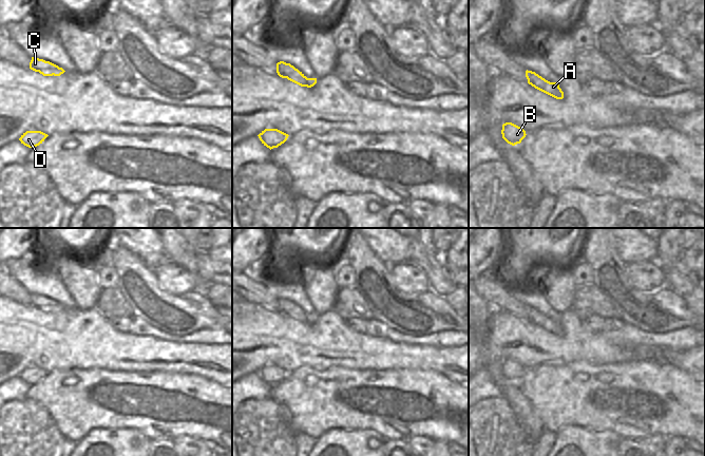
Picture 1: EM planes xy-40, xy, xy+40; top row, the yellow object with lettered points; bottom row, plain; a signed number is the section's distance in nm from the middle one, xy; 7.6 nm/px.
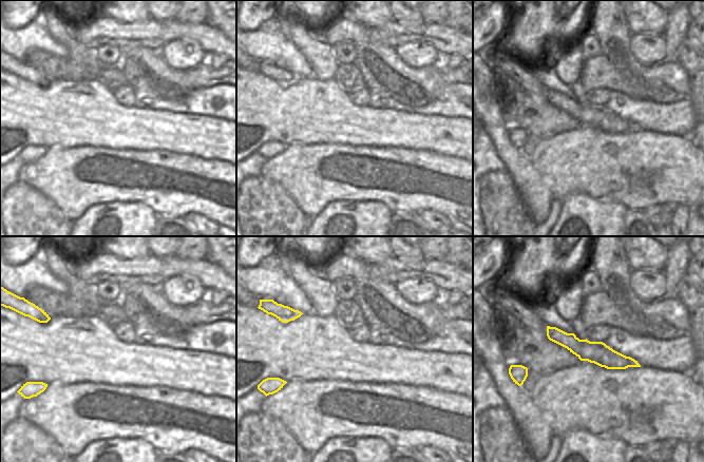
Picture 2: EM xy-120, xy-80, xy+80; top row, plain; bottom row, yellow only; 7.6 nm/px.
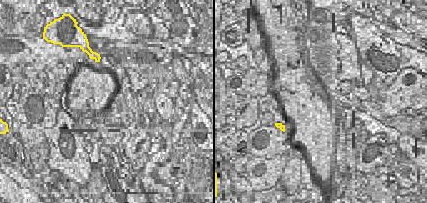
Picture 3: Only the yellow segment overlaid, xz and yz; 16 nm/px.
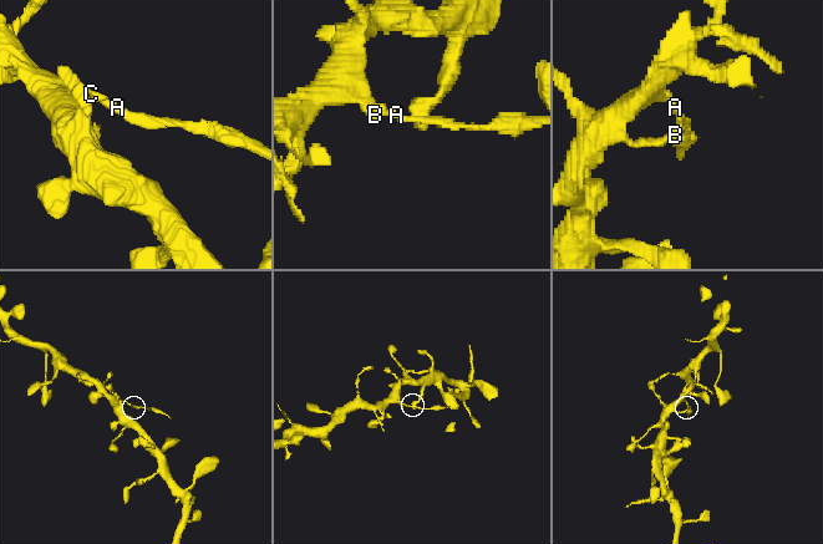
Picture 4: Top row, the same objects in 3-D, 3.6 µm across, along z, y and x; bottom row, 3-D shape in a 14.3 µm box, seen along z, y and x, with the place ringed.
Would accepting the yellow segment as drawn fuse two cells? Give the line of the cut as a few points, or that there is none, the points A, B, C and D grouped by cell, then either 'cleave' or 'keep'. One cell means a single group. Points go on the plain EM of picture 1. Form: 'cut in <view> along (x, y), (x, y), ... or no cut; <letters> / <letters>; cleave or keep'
cut in xy along (296, 305), (286, 314); A / B C D; cleave

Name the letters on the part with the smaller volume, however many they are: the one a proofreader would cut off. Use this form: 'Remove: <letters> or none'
Remove: A

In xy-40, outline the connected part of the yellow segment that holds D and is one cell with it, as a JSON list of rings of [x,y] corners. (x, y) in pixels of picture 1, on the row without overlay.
[[[26,367],[19,377],[28,384],[35,384],[42,380],[49,372],[41,367]]]

